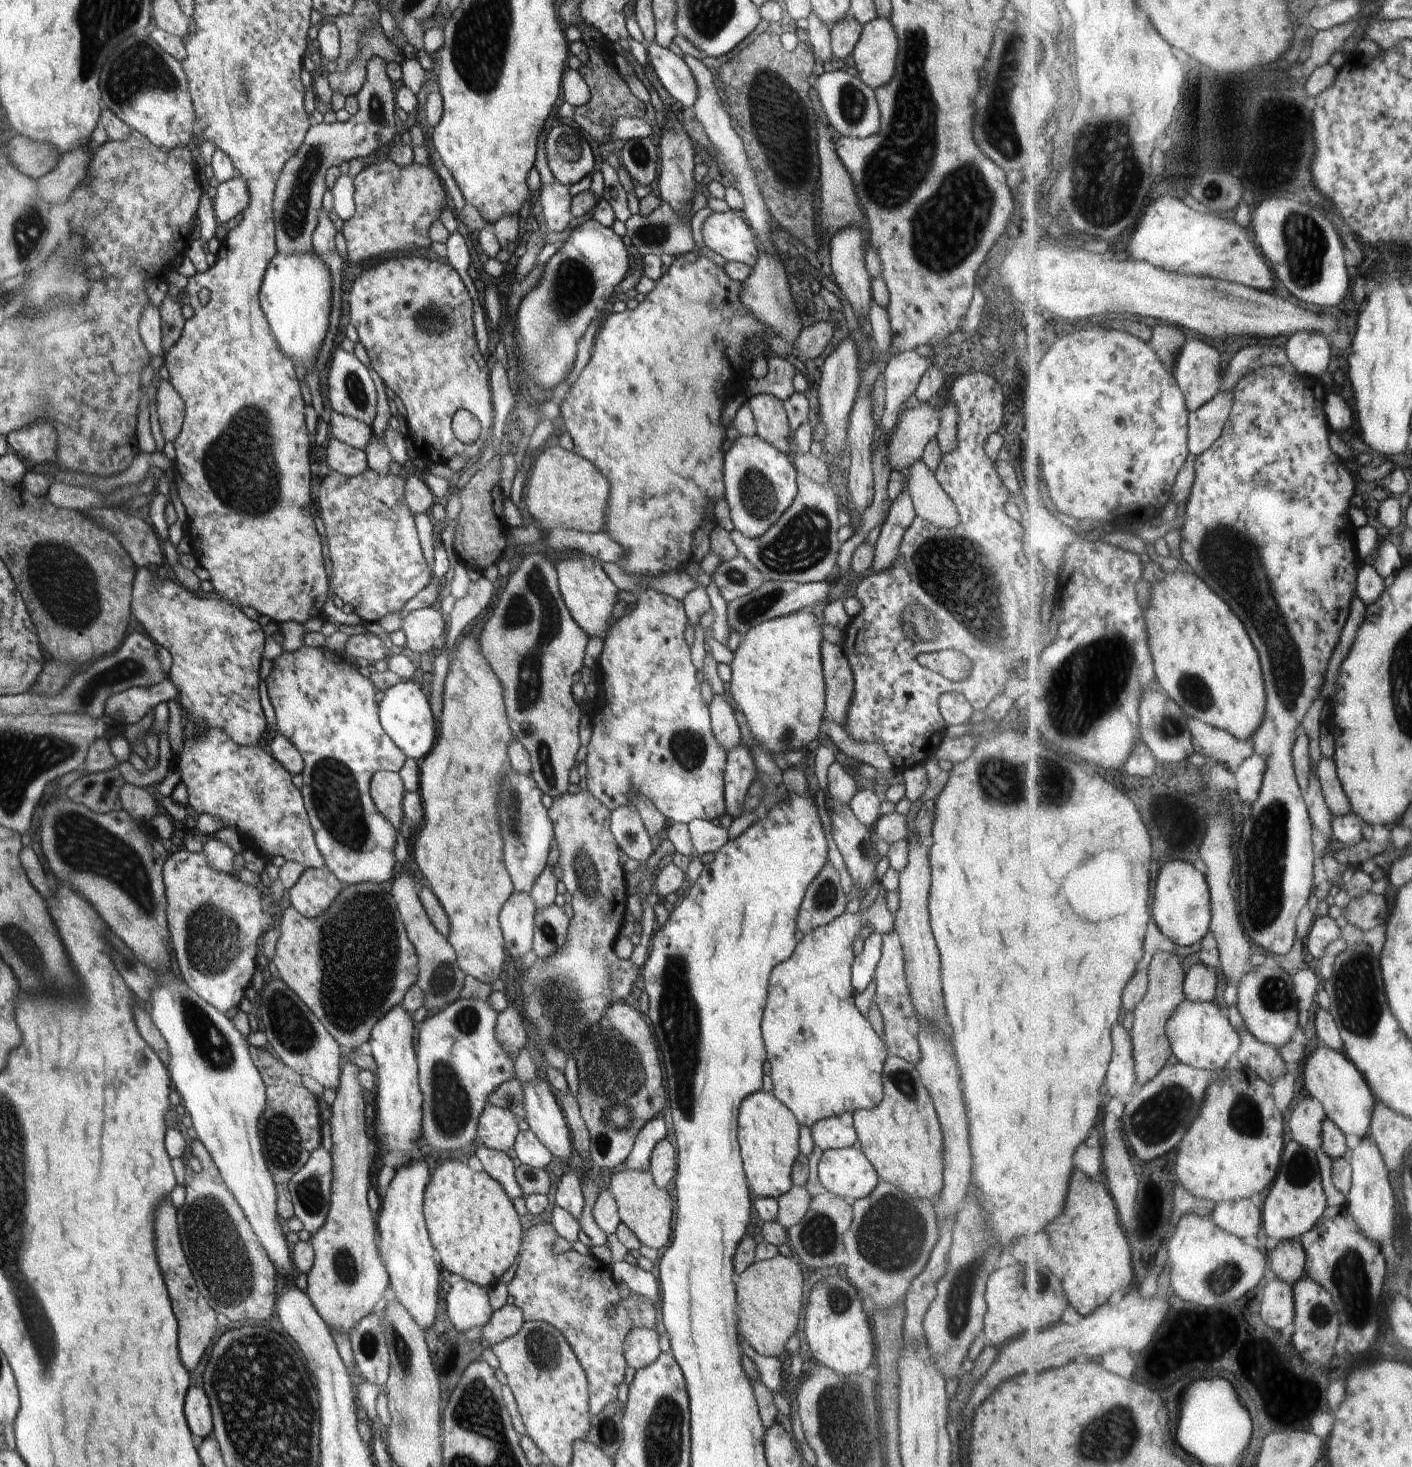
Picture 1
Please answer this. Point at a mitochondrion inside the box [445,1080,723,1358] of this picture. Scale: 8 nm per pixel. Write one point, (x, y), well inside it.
(602, 1144)

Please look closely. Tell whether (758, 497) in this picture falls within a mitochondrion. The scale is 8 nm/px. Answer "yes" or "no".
yes

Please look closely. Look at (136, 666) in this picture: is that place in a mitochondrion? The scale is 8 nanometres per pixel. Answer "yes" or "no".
yes

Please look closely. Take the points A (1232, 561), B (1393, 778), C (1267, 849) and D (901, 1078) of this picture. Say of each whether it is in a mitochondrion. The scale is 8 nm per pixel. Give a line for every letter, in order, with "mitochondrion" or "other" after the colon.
A: mitochondrion
B: other
C: mitochondrion
D: mitochondrion

